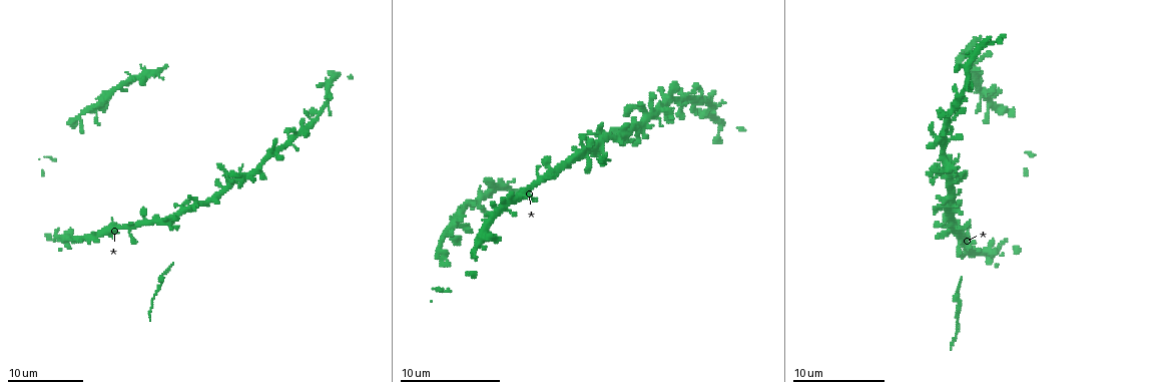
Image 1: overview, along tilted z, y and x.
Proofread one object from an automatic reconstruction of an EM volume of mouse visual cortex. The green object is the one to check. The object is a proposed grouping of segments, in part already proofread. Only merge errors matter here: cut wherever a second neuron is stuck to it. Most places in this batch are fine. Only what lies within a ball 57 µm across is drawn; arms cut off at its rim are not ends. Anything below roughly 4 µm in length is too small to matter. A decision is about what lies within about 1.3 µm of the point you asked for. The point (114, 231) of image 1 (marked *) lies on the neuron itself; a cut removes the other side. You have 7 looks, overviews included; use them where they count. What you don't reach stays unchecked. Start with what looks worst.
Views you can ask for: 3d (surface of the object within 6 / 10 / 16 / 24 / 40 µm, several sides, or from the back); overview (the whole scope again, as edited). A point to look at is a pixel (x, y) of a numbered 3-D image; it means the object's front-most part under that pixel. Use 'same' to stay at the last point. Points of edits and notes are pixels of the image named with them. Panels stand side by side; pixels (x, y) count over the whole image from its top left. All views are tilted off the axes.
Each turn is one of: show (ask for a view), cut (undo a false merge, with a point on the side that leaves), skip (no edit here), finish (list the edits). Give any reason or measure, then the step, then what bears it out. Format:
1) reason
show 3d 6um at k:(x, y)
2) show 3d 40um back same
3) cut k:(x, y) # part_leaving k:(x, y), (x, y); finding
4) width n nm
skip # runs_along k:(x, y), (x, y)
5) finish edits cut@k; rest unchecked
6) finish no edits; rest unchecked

small branch off a trunk
show 3d 10um at 1:(645, 115)

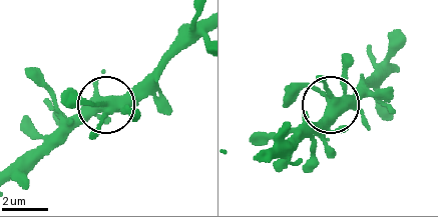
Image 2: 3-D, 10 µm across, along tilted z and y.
skip # runs_along 2:(274, 156), (312, 136), (329, 105), (318, 91), (286, 87); one neuron here

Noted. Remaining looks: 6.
looks like a crossing
show 3d 6um at 1:(581, 152)

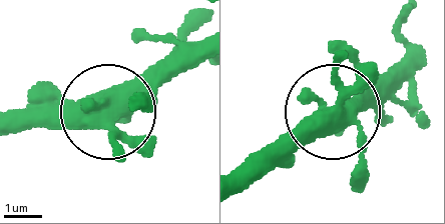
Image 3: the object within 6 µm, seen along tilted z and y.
width 440 nm
skip # runs_along 3:(12, 128), (81, 121), (152, 92), (155, 106); one neuron here

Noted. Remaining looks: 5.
sudden change in width
show 3d 16um at 1:(168, 271)

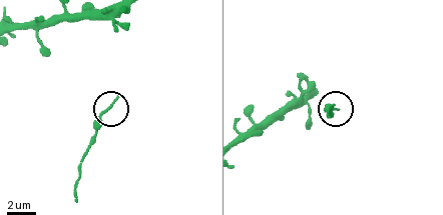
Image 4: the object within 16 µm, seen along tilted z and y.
skip # continuous, no second neuron

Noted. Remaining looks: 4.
finish no edits; rest unchecked

